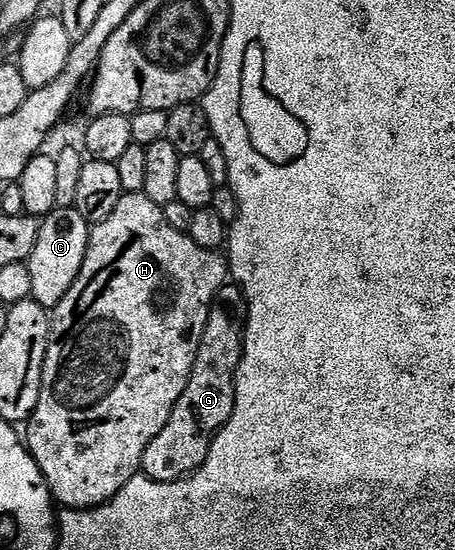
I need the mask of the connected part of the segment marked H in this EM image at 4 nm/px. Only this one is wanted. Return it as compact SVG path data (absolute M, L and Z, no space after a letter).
M141 192L124 193L123 199L109 212L105 220L91 226L89 248L85 252L85 264L81 264L81 272L77 280L73 280L73 288L65 292L65 300L57 304L51 314L51 331L45 352L45 368L41 376L41 396L37 396L37 408L25 423L25 445L27 451L37 460L37 468L45 476L51 489L51 497L60 507L69 510L91 510L94 506L104 506L129 480L140 473L145 456L145 448L153 444L157 432L169 424L169 416L173 416L173 408L177 400L181 400L181 392L185 392L185 384L189 384L189 376L193 372L193 364L197 360L197 352L201 344L201 336L205 332L205 324L209 320L211 306L215 302L219 289L229 278L229 262L222 253L201 248L201 244L193 244L188 234L182 234L169 220L165 220L162 206L153 204Z

